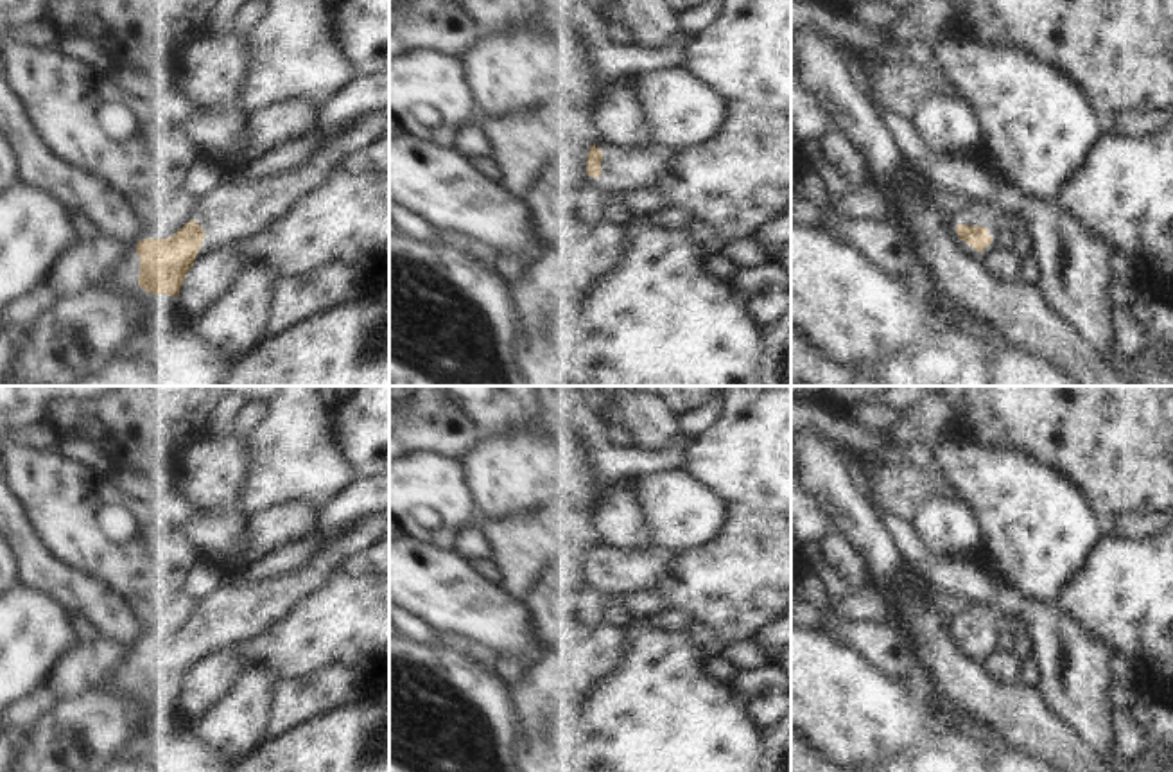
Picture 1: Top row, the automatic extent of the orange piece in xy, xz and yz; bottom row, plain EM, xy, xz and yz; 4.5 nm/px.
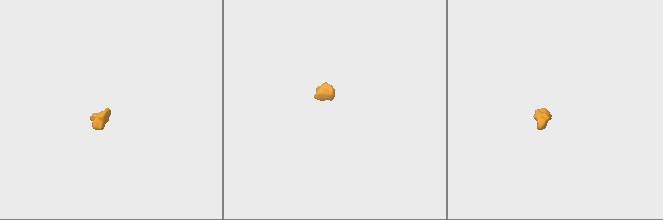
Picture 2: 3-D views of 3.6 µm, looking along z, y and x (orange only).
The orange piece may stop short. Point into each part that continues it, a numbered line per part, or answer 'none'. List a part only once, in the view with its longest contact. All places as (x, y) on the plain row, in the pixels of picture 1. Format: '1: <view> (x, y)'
1: xy (124, 666)
2: xz (630, 570)

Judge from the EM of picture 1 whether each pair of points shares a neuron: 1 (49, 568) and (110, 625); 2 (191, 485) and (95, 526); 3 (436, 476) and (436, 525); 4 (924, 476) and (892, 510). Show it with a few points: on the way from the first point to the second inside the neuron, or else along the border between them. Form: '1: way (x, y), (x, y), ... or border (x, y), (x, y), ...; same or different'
1: way (63, 582), (95, 611); same
2: border (171, 500), (182, 508); different
3: way (436, 489), (436, 512); same
4: way (915, 485), (899, 501); same

